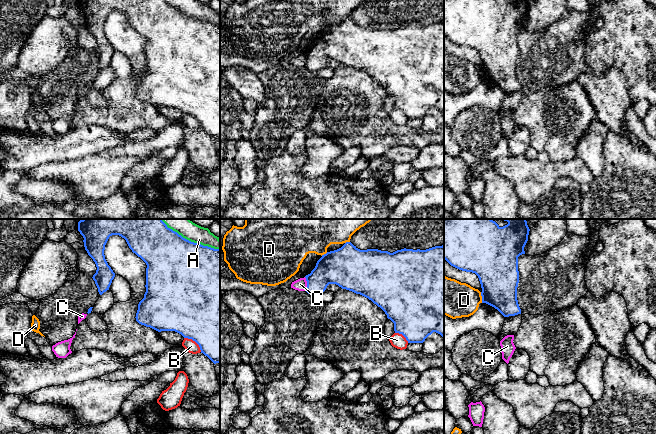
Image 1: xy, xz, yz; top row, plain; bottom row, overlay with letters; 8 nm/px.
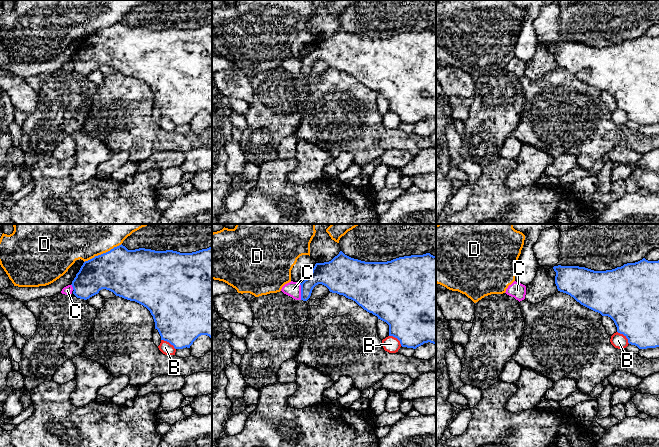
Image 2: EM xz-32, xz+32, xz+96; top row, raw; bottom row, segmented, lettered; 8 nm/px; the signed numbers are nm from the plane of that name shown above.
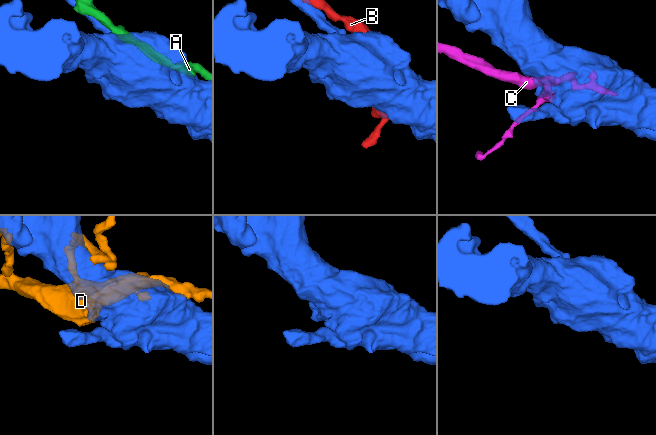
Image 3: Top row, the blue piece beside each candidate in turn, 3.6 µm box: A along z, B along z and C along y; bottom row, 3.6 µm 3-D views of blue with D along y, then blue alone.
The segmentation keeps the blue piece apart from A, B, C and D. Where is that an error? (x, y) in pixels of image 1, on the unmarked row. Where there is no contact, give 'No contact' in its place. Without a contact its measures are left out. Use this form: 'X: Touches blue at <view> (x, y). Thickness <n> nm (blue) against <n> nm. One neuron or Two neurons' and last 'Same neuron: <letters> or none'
A: Touches blue at xy (192, 18). Thickness 500 nm (blue) against 140 nm. Two neurons
B: Touches blue at xy (194, 116). Thickness 500 nm (blue) against 100 nm. Two neurons
C: Touches blue at xz (307, 60). Thickness 260 nm (blue) against 90 nm. Two neurons
D: Touches blue at yz (482, 73). Thickness 320 nm (blue) against 300 nm. Two neurons
Same neuron: none

